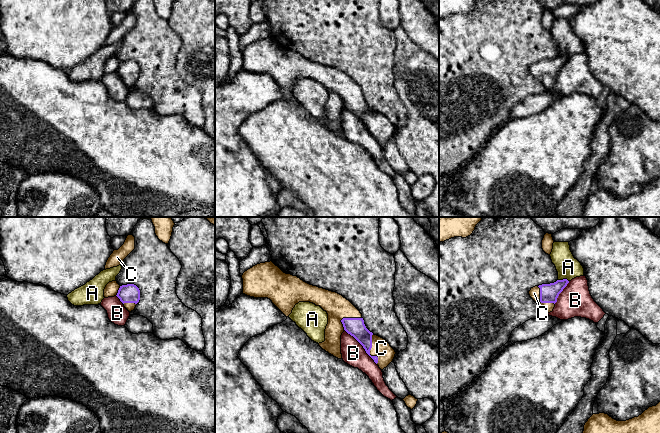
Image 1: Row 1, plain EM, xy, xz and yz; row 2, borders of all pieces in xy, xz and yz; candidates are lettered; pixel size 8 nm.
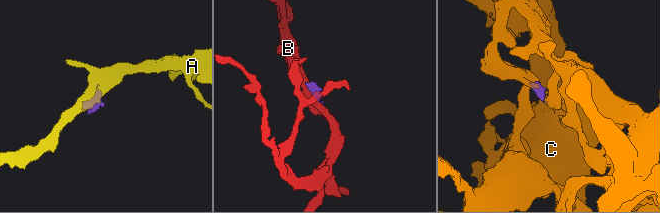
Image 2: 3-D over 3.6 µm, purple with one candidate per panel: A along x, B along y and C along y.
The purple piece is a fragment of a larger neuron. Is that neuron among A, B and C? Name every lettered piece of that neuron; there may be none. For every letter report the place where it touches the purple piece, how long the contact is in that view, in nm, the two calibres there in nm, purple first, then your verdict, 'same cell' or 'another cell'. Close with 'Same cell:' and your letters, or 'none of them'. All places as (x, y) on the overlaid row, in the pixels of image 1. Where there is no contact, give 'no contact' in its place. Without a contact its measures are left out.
A: contact yz (563, 279); length 90 nm; calibres 150 and 180 nm; another cell
B: contact xz (362, 345); length 380 nm; calibres 150 and 190 nm; another cell
C: contact xz (369, 351); length 240 nm; calibres 150 and 150 nm; same cell
Same cell: C

